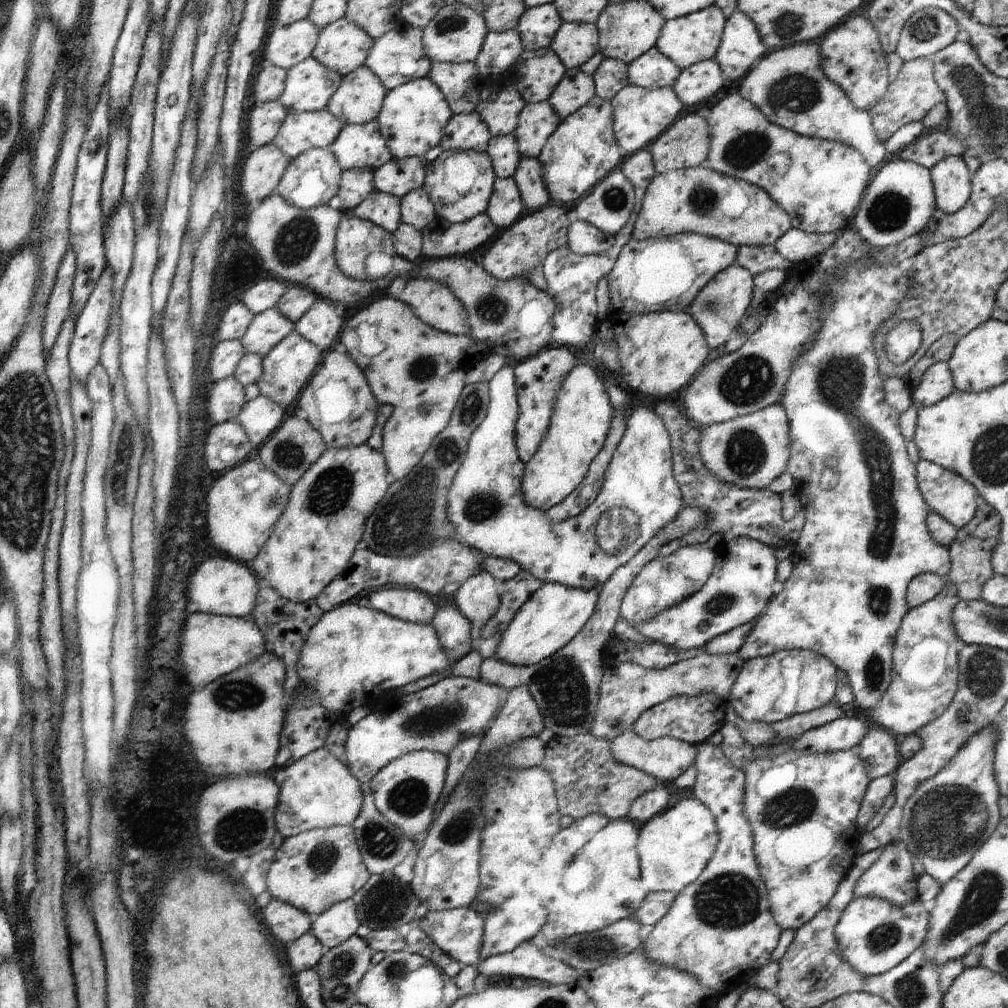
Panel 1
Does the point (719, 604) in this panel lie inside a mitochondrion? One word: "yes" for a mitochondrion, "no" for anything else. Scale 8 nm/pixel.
yes

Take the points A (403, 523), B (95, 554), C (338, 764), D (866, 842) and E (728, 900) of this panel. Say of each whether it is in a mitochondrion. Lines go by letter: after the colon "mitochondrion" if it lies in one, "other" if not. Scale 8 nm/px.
A: mitochondrion
B: other
C: other
D: other
E: mitochondrion

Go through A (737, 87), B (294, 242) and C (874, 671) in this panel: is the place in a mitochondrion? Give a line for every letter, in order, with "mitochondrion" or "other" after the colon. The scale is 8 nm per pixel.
A: other
B: mitochondrion
C: mitochondrion

